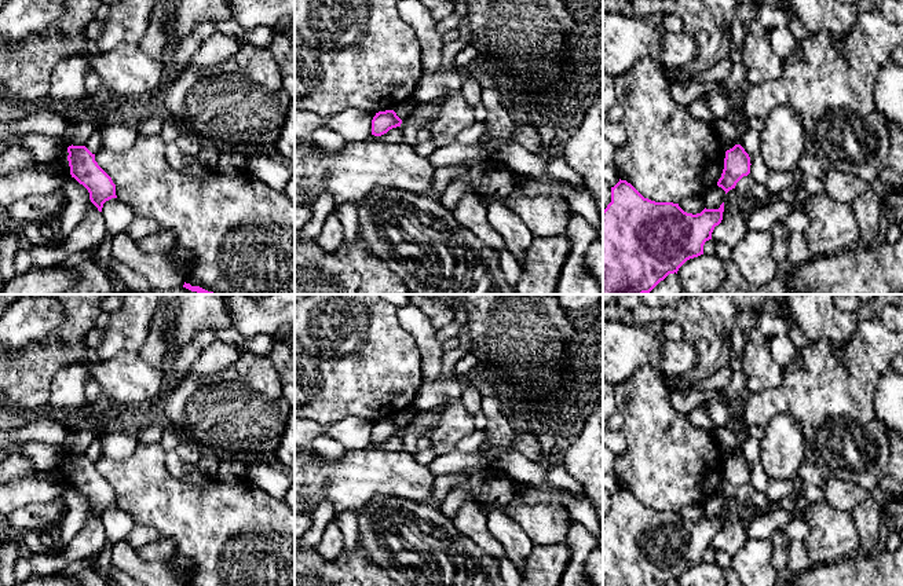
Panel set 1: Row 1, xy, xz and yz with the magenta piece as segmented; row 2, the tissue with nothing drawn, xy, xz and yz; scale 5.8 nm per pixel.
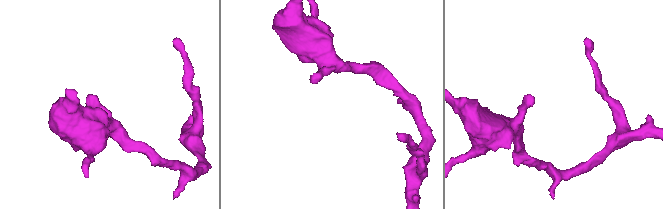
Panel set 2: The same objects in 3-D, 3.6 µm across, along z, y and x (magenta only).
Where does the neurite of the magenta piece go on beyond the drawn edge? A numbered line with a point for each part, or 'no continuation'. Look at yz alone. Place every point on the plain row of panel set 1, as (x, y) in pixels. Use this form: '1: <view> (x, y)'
no continuation

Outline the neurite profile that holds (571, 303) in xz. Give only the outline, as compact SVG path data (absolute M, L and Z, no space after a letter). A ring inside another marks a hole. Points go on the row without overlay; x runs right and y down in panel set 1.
M557 294L557 300L573 314L597 305L603 300L603 294Z

